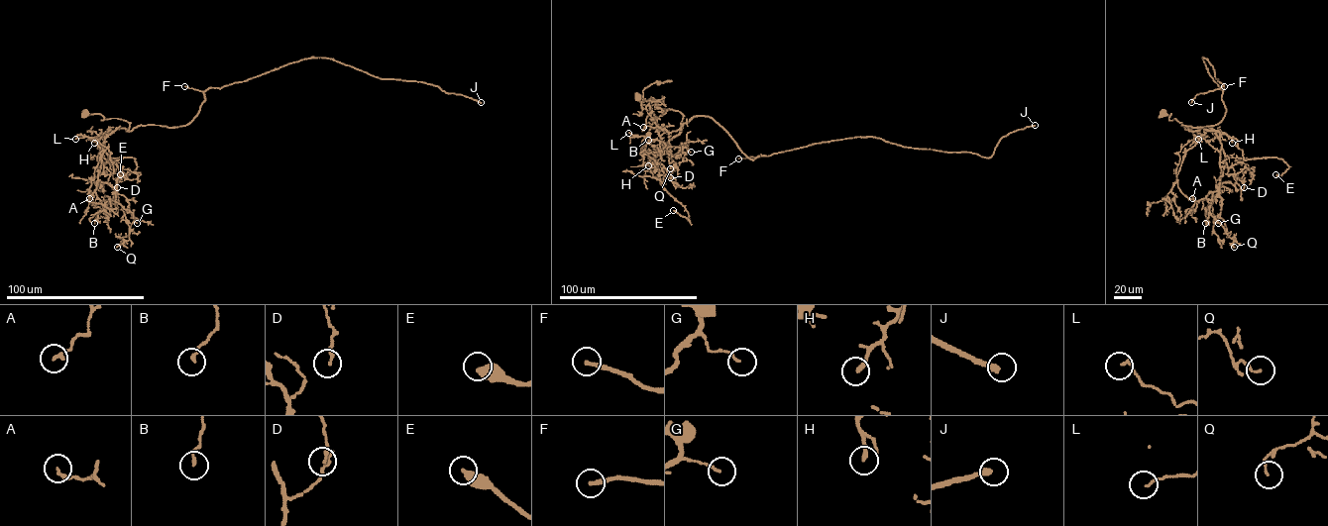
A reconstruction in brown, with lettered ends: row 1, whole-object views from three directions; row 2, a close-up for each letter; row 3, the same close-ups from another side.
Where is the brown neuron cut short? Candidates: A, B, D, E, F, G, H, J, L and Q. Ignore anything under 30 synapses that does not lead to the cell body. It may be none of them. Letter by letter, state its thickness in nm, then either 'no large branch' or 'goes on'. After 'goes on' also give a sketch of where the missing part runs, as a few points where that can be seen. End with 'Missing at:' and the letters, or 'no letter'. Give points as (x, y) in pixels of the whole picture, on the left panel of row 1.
A: 180 nm thick; no large branch
B: 150 nm thick; no large branch
D: 110 nm thick; no large branch
E: 500 nm thick; no large branch
F: 200 nm thick; goes on; missing branch runs (184, 86), (145, 81), (124, 107), (102, 117), (98, 75), (85, 64)
G: 110 nm thick; no large branch
H: 240 nm thick; no large branch
J: 280 nm thick; goes on; missing branch runs (481, 102), (508, 109), (515, 105), (519, 125), (528, 121), (527, 130), (513, 150), (509, 165)
L: 130 nm thick; no large branch
Q: 110 nm thick; no large branch
Missing at: F, J

